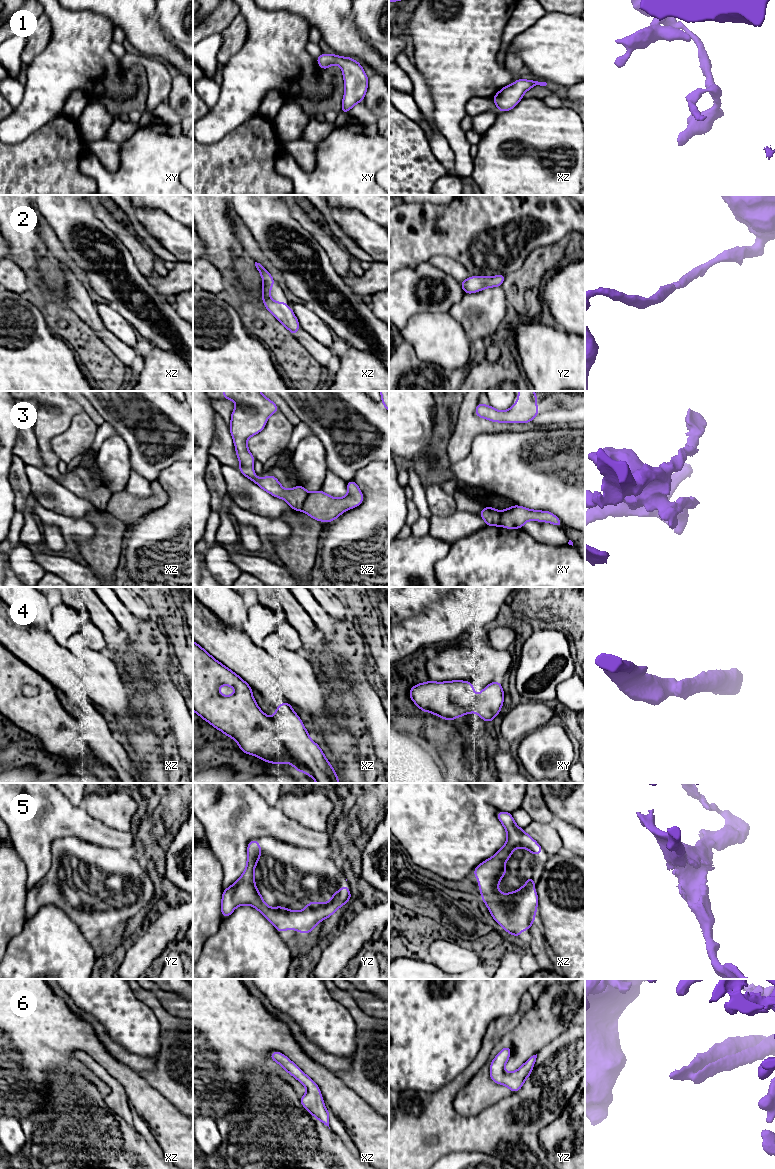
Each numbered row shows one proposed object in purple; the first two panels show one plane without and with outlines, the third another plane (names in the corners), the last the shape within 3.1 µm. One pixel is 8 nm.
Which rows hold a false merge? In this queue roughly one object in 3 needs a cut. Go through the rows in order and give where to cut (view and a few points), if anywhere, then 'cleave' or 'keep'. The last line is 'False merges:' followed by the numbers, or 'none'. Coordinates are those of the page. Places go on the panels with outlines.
1: no cut; keep
2: no cut; keep
3: cut in xz along (309, 493), (300, 510); cleave
4: no cut; keep
5: no cut; keep
6: no cut; keep
False merges: 3

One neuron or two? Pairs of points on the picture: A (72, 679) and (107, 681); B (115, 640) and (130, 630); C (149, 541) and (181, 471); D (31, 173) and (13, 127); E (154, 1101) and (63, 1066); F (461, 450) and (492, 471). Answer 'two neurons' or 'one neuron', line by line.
A: one neuron
B: two neurons
C: one neuron
D: two neurons
E: one neuron
F: two neurons

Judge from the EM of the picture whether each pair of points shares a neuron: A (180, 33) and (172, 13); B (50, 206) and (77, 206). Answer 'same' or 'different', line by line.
A: same
B: same

